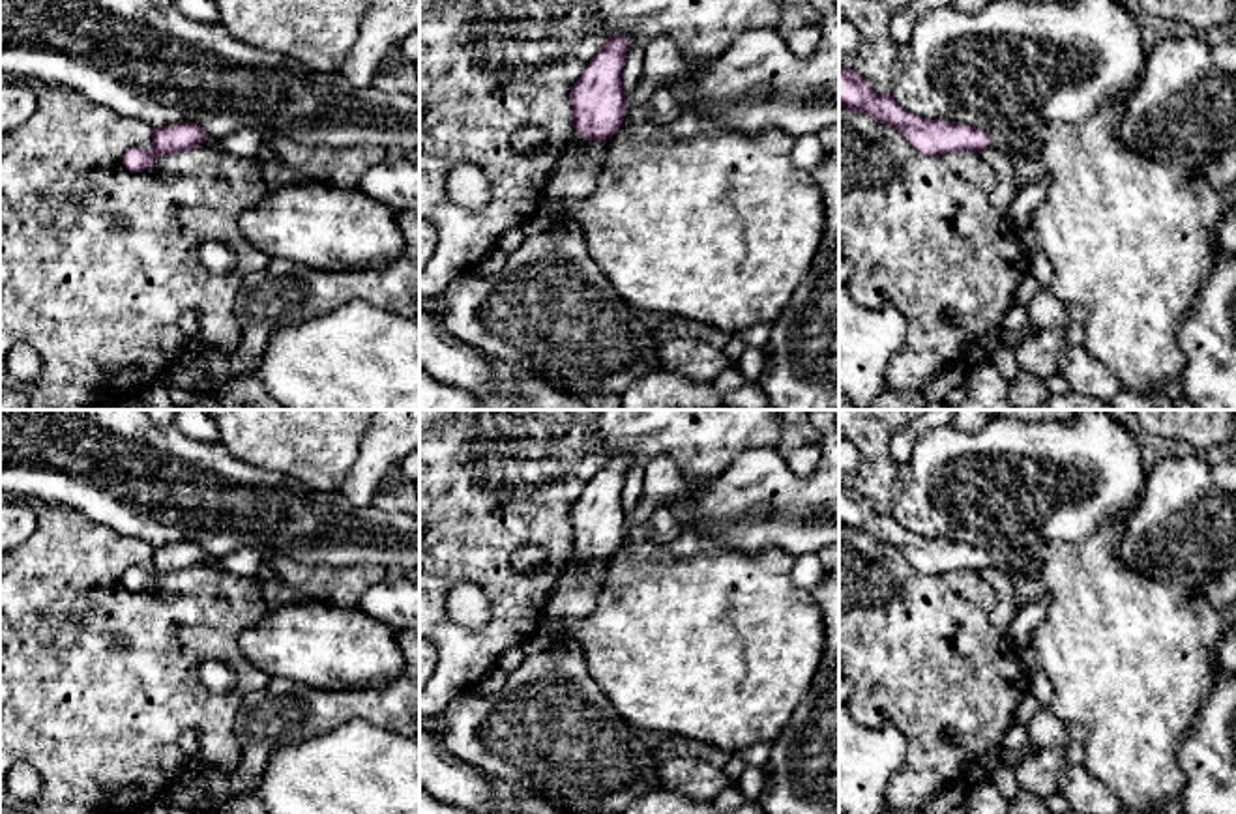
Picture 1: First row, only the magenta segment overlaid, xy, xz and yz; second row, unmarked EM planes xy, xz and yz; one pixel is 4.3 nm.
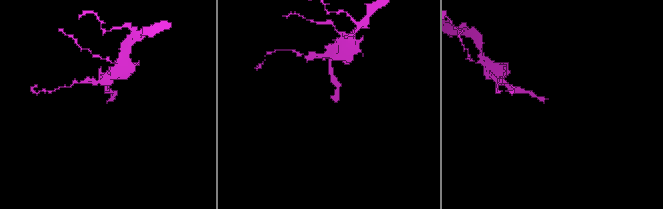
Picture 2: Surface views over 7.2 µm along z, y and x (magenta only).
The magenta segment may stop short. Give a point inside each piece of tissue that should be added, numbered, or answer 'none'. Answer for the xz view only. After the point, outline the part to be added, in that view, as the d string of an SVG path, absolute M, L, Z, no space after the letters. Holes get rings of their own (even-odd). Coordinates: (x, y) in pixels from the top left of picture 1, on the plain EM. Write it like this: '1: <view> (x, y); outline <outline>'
1: xz (575, 595); outline M575 554L571 569L560 573L545 608L552 619L579 625L594 614L605 582L607 563L599 560L582 560Z

